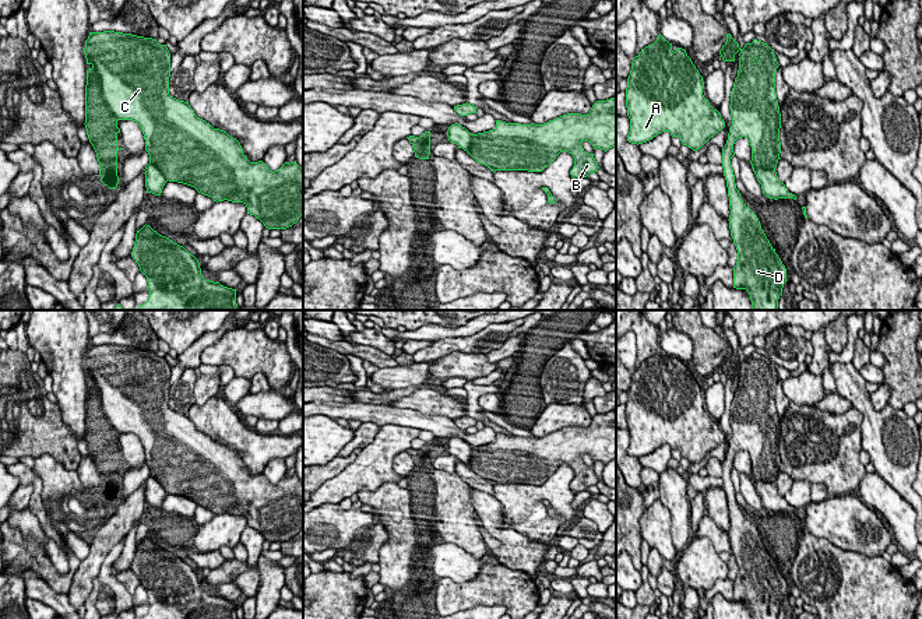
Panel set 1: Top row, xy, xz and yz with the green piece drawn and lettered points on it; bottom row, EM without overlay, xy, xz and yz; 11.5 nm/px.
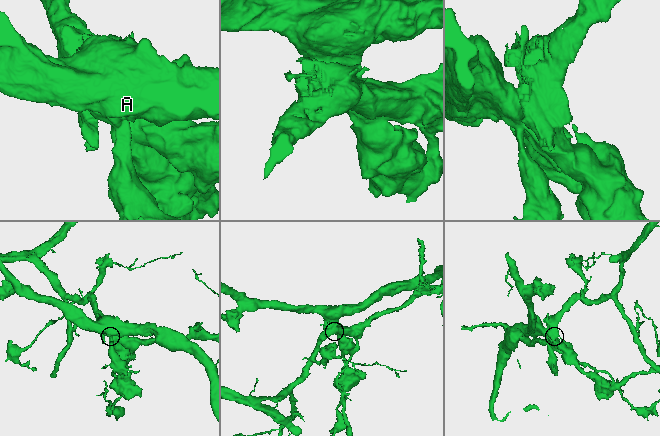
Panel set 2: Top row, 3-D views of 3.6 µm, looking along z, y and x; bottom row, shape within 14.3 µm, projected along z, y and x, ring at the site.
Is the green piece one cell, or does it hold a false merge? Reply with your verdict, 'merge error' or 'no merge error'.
no merge error

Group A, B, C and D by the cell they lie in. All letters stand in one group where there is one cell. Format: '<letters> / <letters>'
A B C D

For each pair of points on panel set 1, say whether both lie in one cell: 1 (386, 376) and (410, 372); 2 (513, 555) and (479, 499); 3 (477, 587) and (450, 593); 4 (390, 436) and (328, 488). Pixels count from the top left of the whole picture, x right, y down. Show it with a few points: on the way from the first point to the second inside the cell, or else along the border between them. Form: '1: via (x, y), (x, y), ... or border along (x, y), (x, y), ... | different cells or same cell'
1: via (391, 376), (404, 376) | same cell
2: via (507, 541), (493, 527), (491, 513) | same cell
3: via (470, 593), (457, 593) | same cell
4: via (377, 453), (345, 484) | same cell

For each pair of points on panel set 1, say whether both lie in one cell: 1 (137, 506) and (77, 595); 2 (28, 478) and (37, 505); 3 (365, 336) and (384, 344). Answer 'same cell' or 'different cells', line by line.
1: same cell
2: same cell
3: same cell

